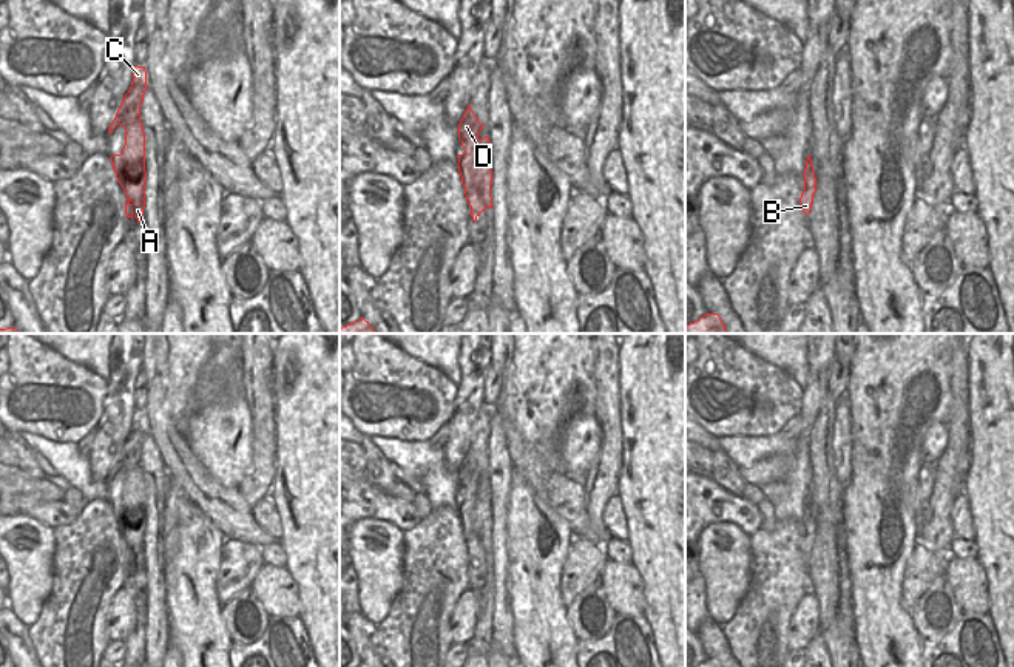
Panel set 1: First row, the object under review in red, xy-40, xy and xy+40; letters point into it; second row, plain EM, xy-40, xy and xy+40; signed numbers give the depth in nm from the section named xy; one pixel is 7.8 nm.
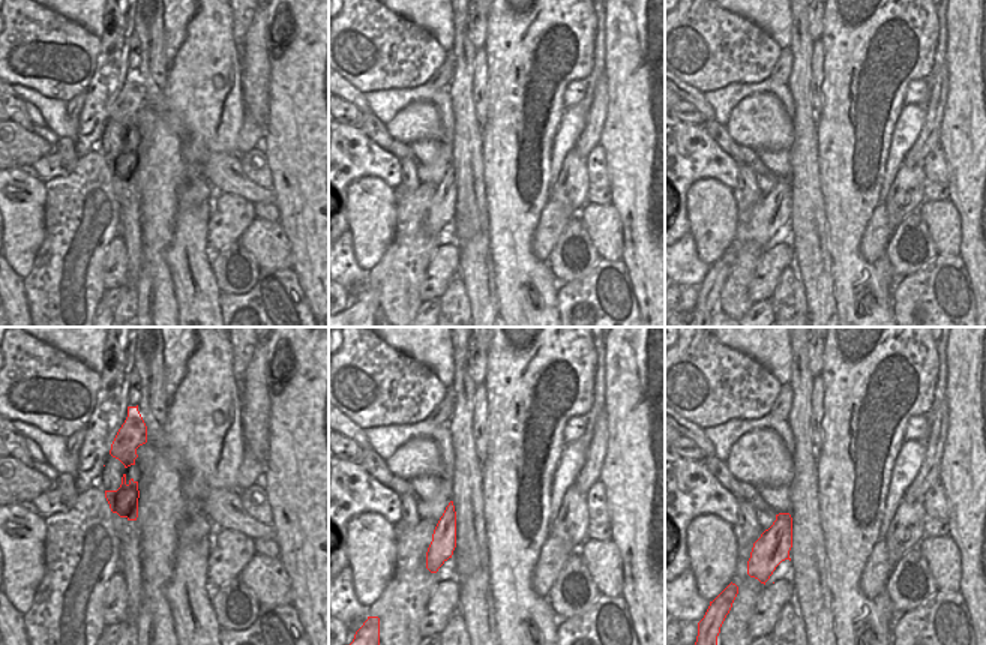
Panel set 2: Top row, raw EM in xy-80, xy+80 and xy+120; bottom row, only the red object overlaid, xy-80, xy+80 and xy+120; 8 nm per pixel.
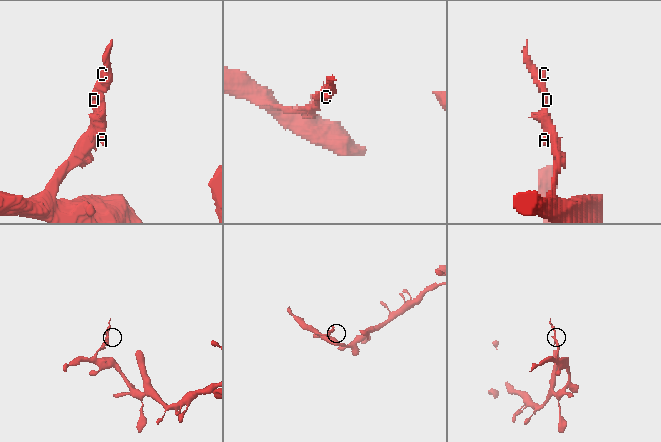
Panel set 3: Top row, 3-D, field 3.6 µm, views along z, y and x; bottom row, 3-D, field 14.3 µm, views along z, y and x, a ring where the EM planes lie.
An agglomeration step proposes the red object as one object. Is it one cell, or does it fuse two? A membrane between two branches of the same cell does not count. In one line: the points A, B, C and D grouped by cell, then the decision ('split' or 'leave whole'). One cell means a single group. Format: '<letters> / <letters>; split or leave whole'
A C D / B; split

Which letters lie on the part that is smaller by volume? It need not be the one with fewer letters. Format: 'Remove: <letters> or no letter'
Remove: A, C, D.

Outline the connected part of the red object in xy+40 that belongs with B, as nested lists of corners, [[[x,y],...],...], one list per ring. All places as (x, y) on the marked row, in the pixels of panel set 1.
[[[807,167],[804,168],[803,176],[804,176],[804,190],[801,193],[799,204],[804,215],[807,216],[812,210],[813,195],[816,191],[816,178],[813,173],[807,170]]]

